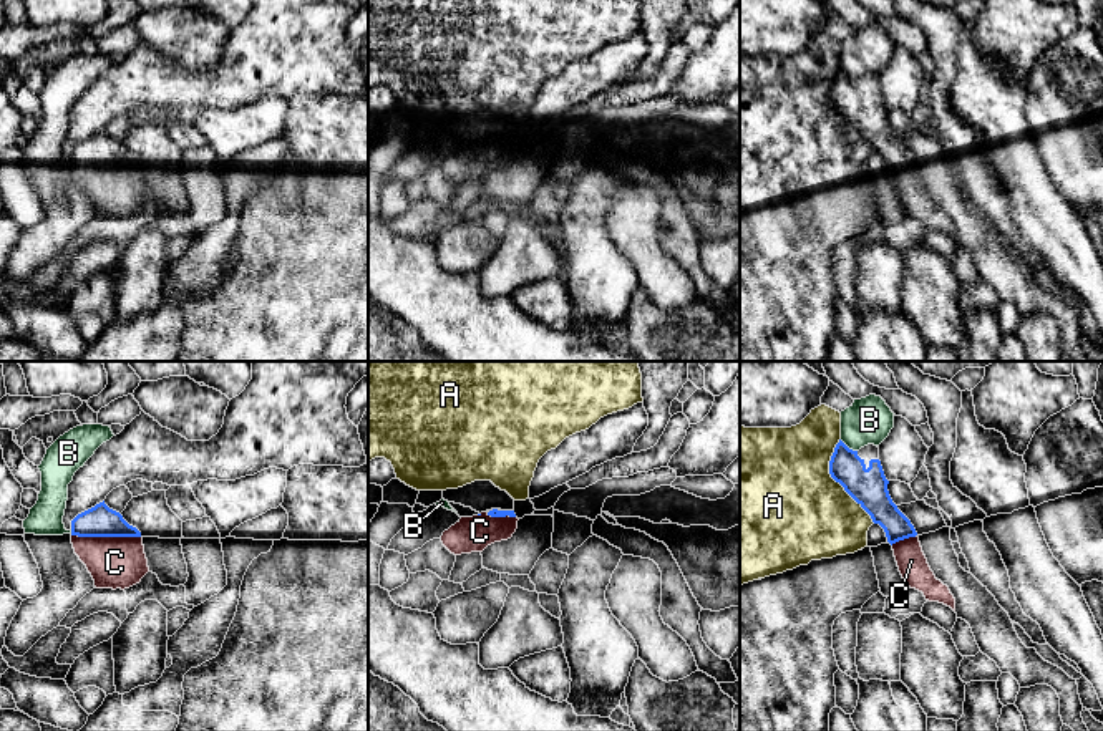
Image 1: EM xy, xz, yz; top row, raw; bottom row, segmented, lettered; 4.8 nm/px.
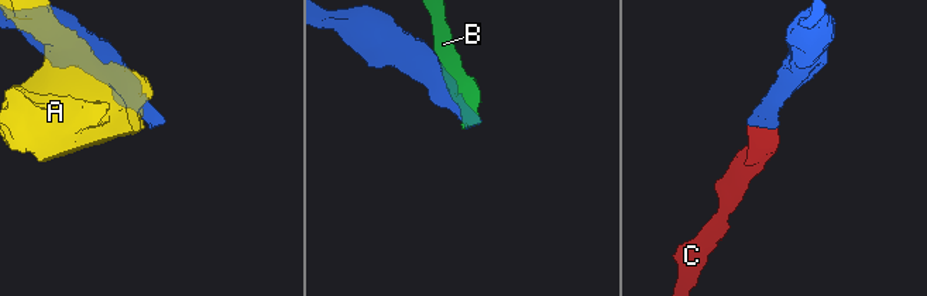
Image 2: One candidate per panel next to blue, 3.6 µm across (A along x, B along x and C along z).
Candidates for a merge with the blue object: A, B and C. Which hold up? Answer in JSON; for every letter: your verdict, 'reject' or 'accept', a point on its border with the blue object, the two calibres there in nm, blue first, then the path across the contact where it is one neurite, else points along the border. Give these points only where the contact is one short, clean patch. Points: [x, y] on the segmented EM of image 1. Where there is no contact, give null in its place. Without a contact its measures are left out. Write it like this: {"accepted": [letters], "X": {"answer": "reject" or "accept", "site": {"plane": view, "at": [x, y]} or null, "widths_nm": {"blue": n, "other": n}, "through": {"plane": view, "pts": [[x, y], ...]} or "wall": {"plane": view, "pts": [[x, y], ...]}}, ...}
{"accepted": ["C"], "A": {"answer": "reject", "site": {"plane": "yz", "at": [836, 481]}, "widths_nm": {"blue": 180, "other": 480}}, "B": {"answer": "reject", "site": {"plane": "yz", "at": [846, 446]}, "widths_nm": {"blue": 180, "other": 220}}, "C": {"answer": "accept", "site": {"plane": "xy", "at": [106, 536]}, "widths_nm": {"blue": 160, "other": 260}, "through": {"plane": "xy", "pts": [[100, 521], [100, 529], [106, 536], [115, 562]]}}}

